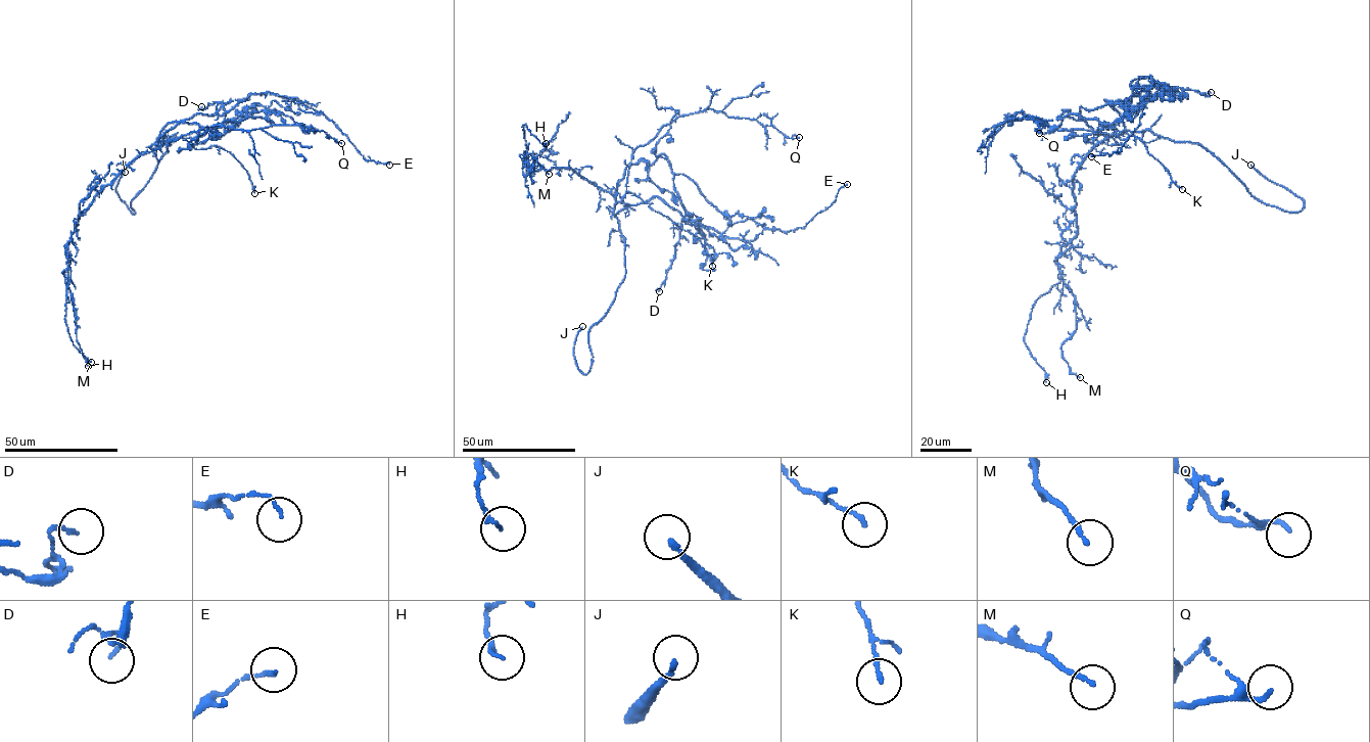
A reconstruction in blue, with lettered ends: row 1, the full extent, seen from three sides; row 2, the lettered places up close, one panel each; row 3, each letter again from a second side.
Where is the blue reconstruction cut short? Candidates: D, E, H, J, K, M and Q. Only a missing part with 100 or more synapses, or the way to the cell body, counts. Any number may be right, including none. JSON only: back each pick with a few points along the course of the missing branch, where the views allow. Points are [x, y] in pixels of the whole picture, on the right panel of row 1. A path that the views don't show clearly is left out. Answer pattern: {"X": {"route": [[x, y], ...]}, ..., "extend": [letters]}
{"J": {"route": [[1250, 165], [1222, 138], [1200, 130], [1196, 124]]}, "extend": ["J"]}

